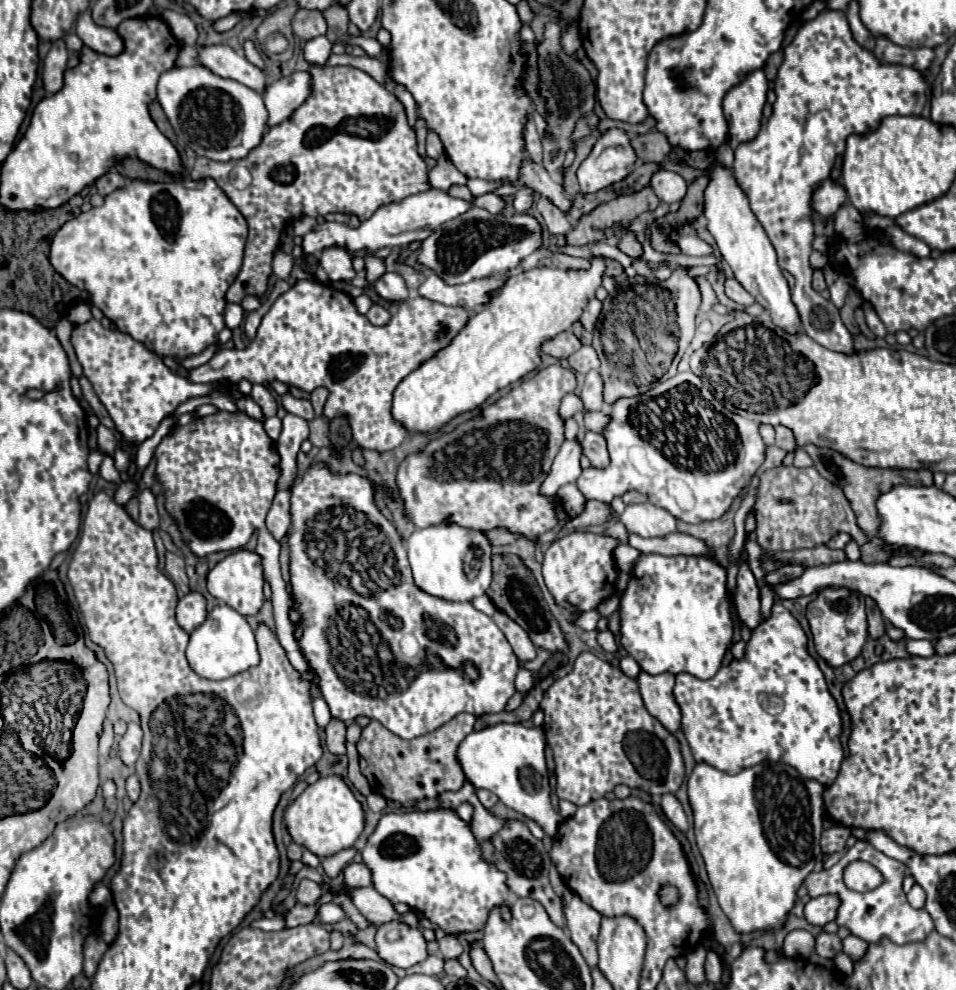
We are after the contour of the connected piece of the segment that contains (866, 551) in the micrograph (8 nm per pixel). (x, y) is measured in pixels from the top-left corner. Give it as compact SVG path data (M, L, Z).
M775 426L775 432L777 432L777 440L775 444L787 452L795 452L795 450L805 450L811 460L813 460L813 466L817 468L817 472L827 478L829 482L841 486L841 490L845 492L847 500L851 502L851 508L857 516L857 524L869 534L869 538L873 538L873 542L869 542L869 546L861 546L861 554L863 554L863 562L887 562L889 554L883 552L883 542L877 538L877 510L875 510L875 500L877 500L877 494L883 494L885 490L893 488L895 484L911 484L911 486L931 486L933 484L933 474L931 470L899 470L899 468L867 468L867 466L861 466L853 460L849 460L847 456L839 454L837 450L831 450L831 448L819 448L815 444L805 444L805 446L799 446L795 442L795 434L793 430L789 430L787 426Z

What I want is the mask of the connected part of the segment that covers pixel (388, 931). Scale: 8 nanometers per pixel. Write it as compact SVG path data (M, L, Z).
M389 922L377 928L377 954L391 966L411 968L427 958L425 938L417 928Z

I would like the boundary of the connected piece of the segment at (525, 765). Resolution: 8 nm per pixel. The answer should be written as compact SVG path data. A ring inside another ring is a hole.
M495 724L471 732L459 744L457 760L467 782L471 782L475 790L491 790L505 806L535 820L553 838L553 834L557 834L561 816L551 808L549 800L545 748L546 740L541 728L527 728L523 724Z

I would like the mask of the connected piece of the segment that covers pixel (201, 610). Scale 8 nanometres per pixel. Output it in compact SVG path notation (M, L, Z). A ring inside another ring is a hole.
M189 592L177 604L177 622L185 632L193 632L197 626L203 624L207 616L205 598L197 592Z

